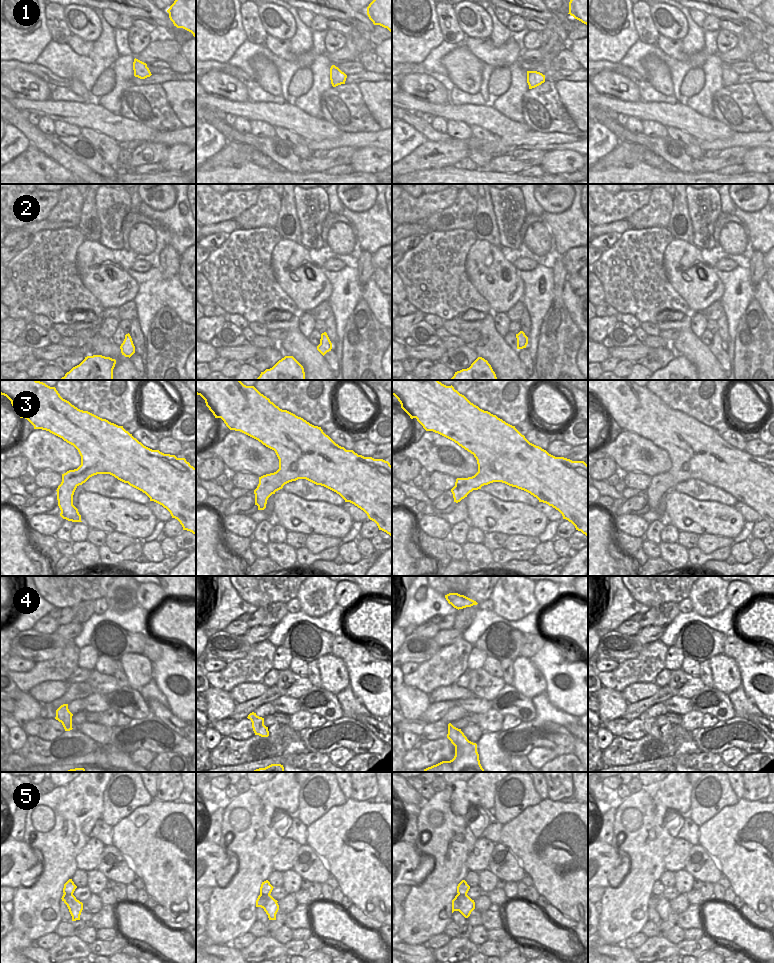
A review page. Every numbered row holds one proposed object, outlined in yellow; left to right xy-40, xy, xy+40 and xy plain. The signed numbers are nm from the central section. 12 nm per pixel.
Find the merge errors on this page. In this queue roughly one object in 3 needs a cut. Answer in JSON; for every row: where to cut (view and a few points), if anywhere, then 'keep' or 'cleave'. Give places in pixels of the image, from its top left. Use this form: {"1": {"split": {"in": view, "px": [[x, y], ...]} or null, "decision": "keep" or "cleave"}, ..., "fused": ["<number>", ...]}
{"1": {"split": null, "decision": "keep"}, "2": {"split": null, "decision": "keep"}, "3": {"split": null, "decision": "keep"}, "4": {"split": {"in": "xy-40", "px": [[58, 719], [71, 726]]}, "decision": "cleave"}, "5": {"split": {"in": "xy", "px": [[260, 893], [269, 895]]}, "decision": "cleave"}, "fused": ["4", "5"]}

